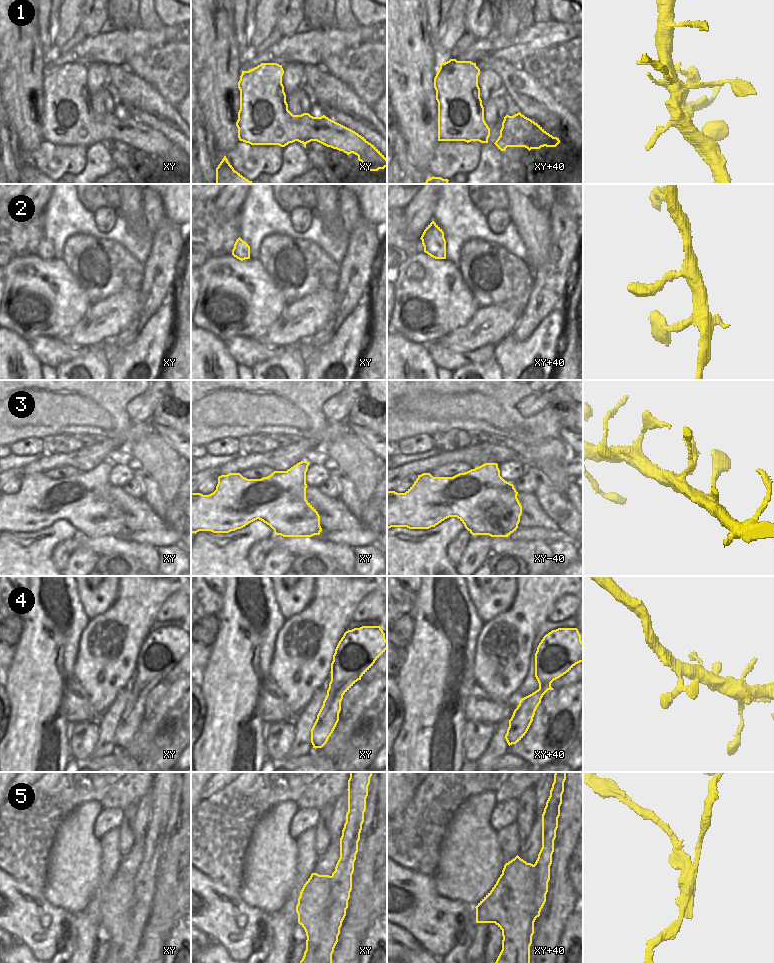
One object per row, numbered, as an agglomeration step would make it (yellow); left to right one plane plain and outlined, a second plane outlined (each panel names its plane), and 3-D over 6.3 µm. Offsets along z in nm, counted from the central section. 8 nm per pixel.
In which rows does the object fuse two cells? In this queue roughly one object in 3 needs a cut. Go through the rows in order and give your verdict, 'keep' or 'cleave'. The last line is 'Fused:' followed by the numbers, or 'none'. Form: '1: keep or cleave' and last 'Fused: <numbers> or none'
1: cleave
2: keep
3: keep
4: keep
5: cleave
Fused: 1, 5

